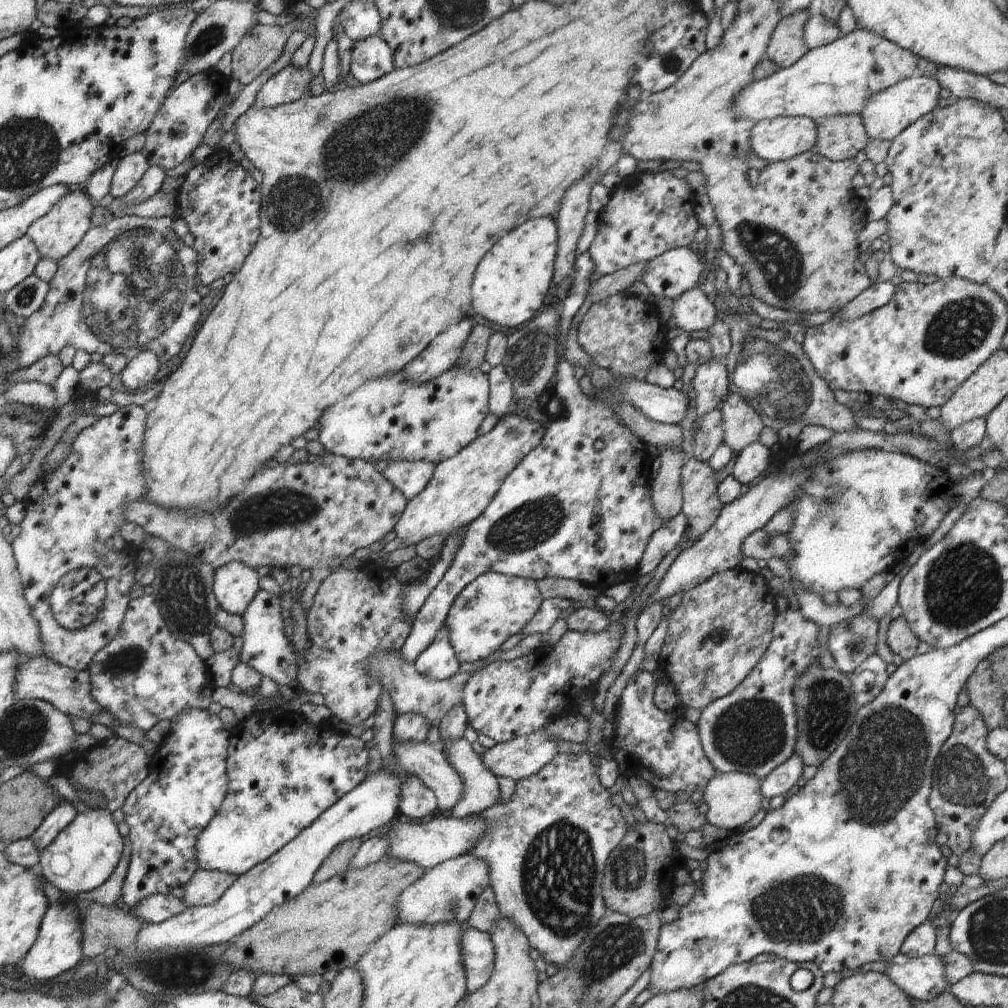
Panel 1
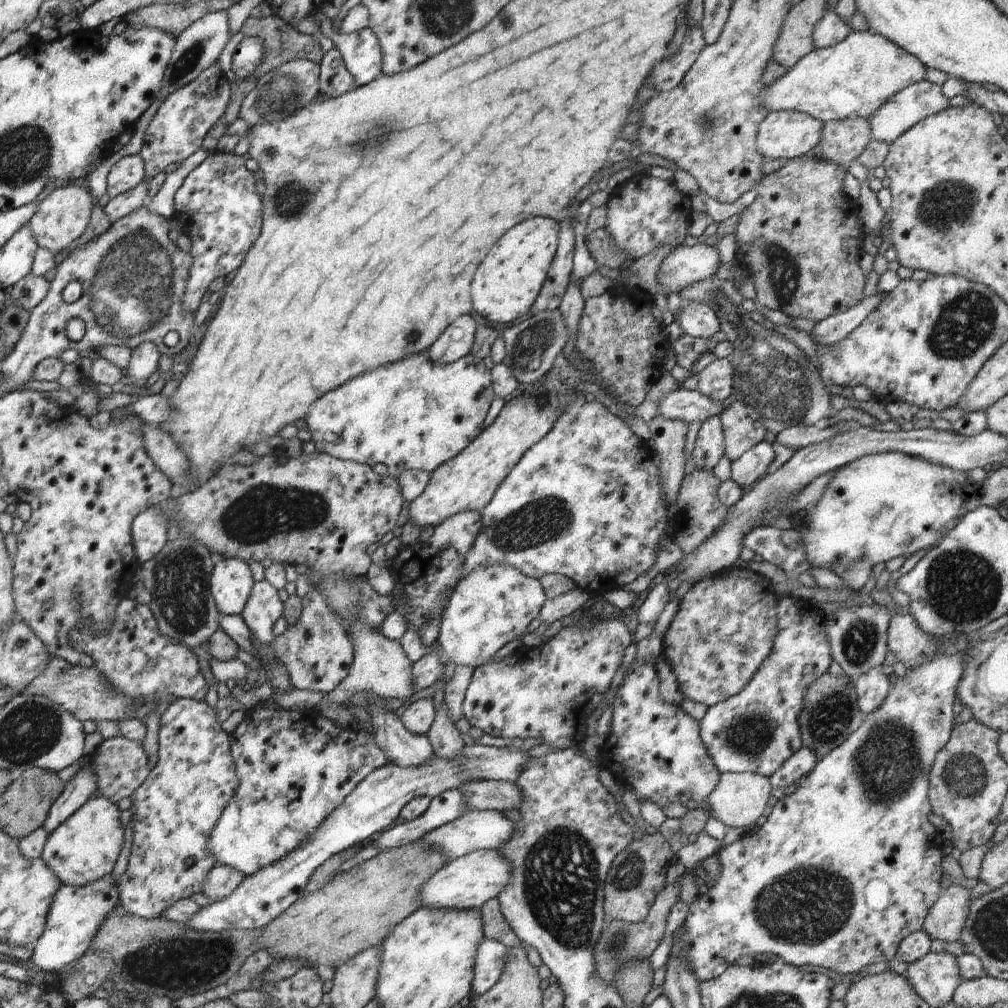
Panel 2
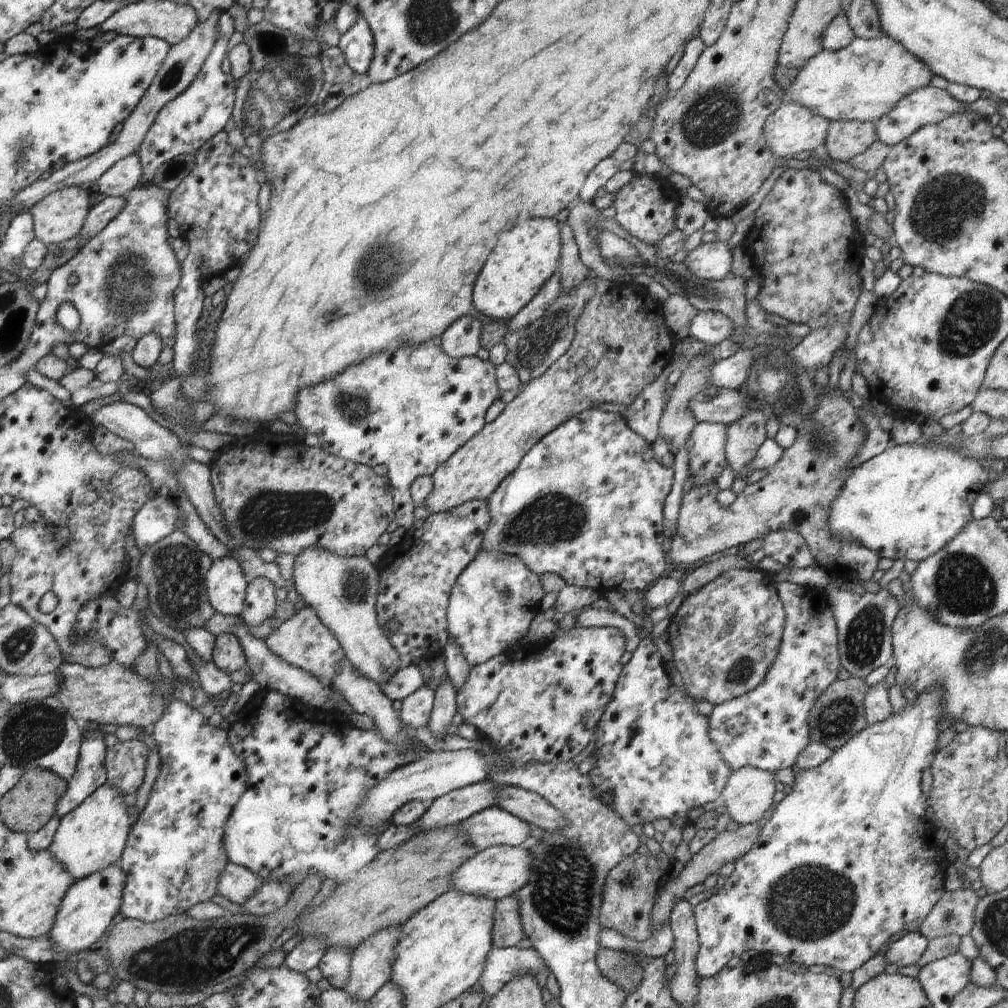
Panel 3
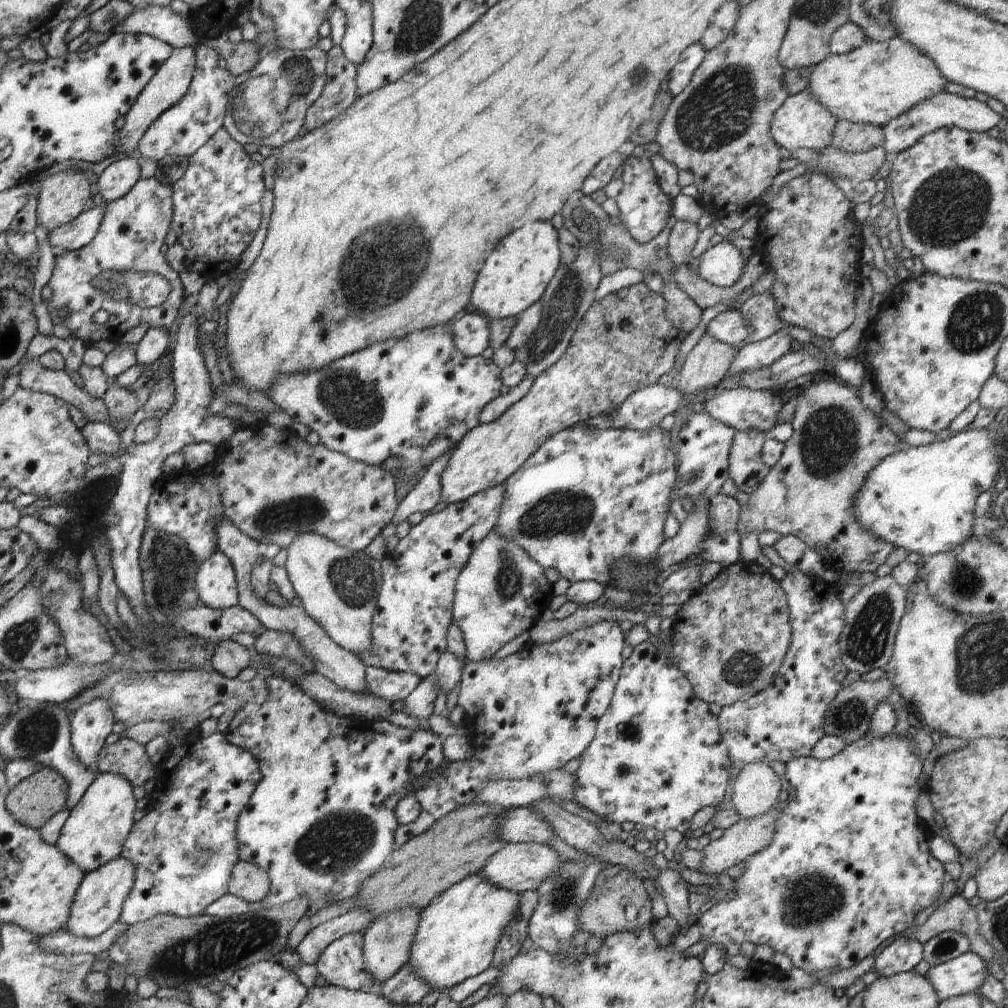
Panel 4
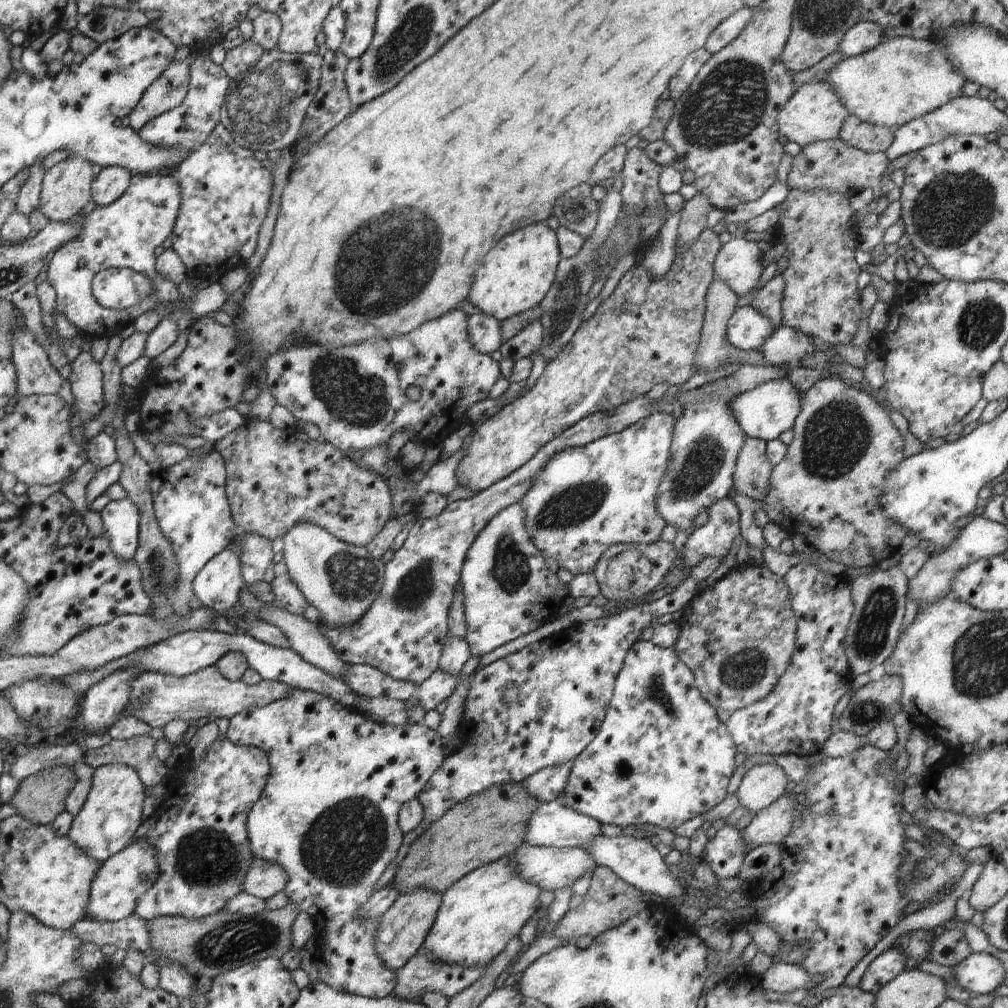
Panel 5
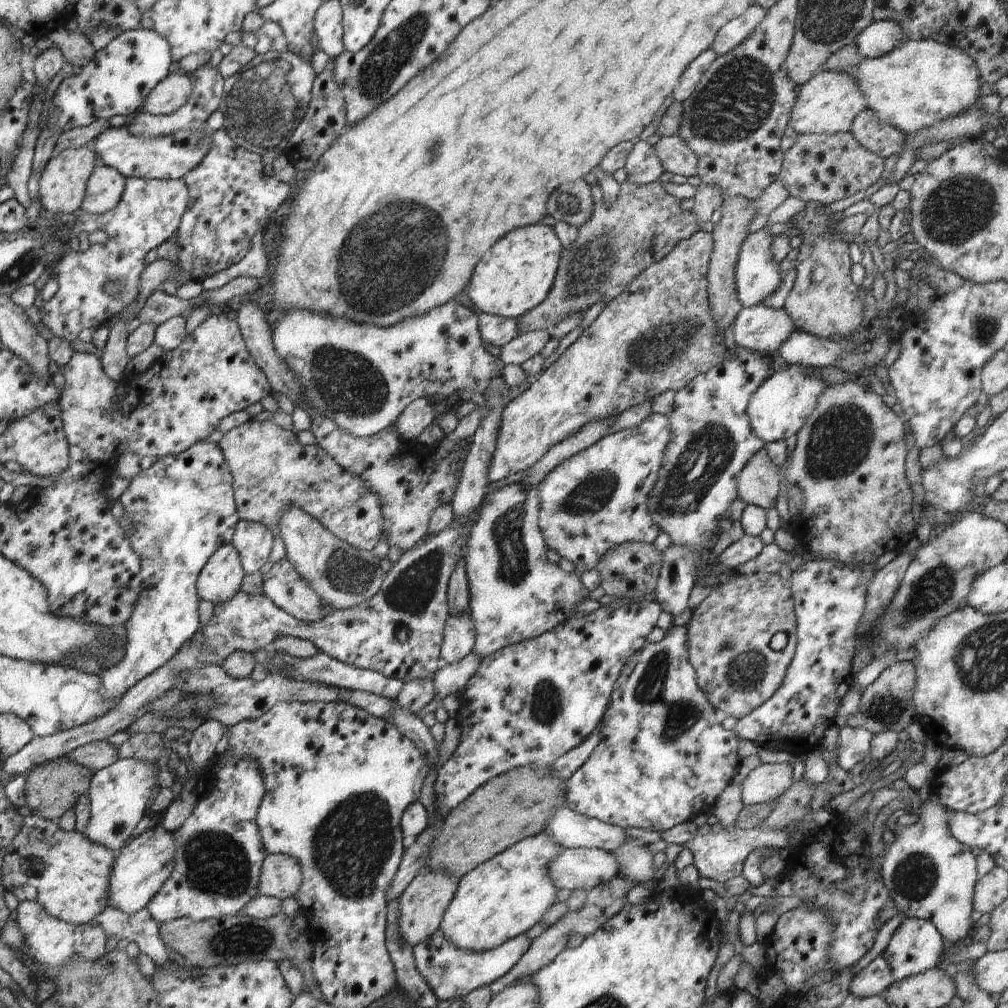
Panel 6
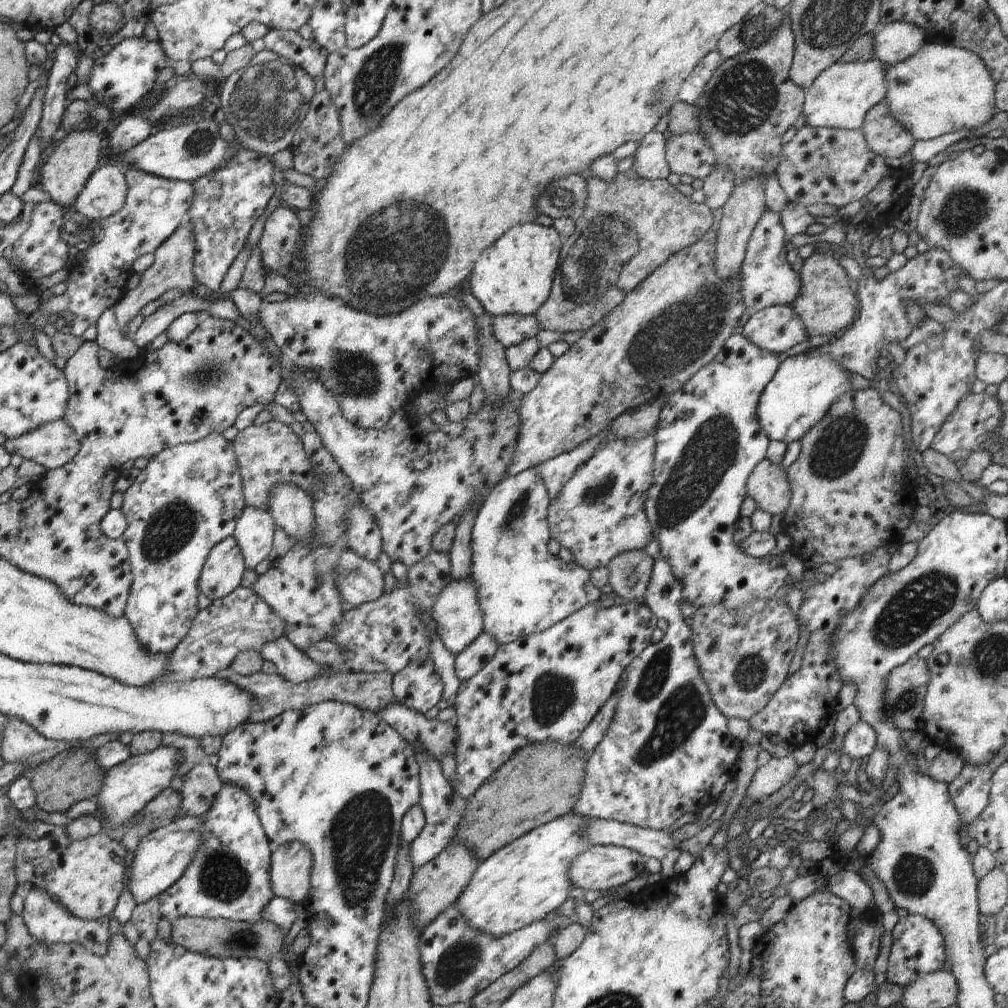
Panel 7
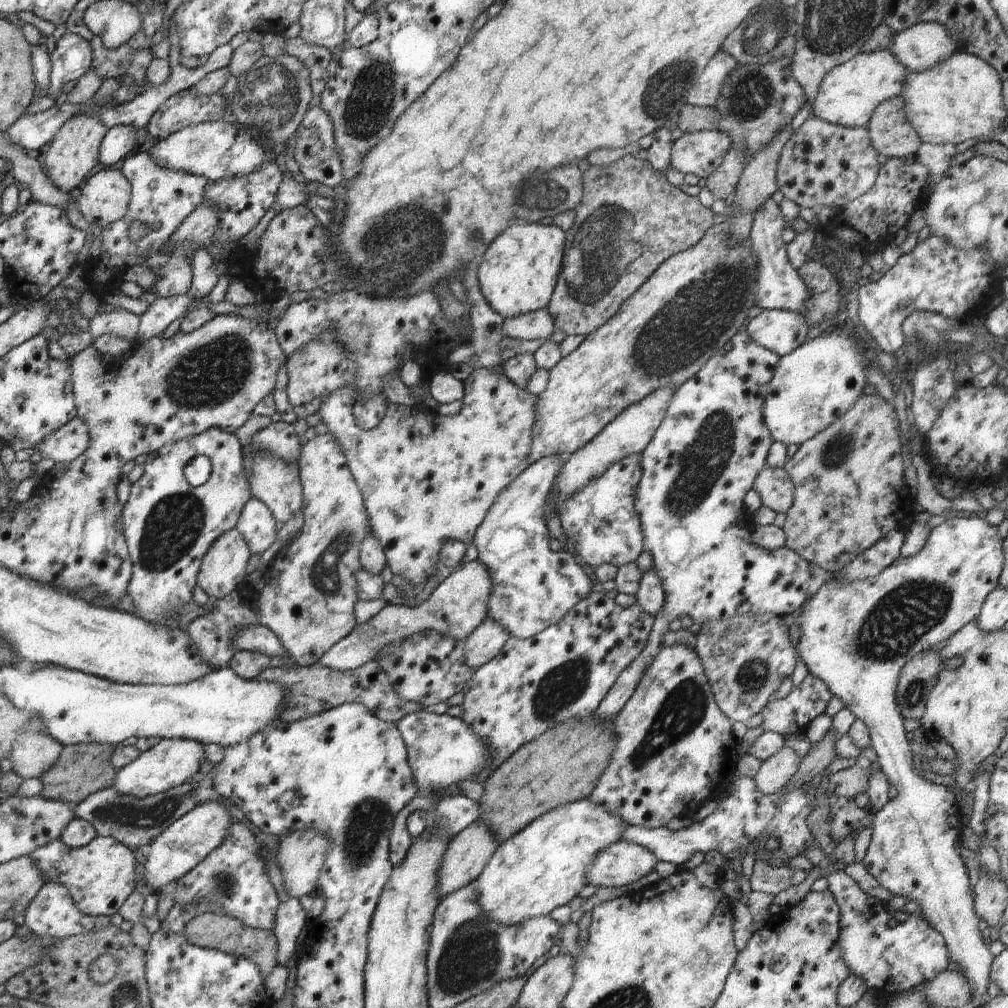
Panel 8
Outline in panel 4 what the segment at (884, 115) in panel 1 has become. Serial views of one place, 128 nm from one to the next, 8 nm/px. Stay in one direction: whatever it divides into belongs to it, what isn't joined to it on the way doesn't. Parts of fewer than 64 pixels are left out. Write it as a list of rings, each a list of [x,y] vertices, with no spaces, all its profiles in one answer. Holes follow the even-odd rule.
[[[944,91],[942,94],[936,94],[936,96],[916,104],[914,108],[910,108],[908,112],[904,112],[898,118],[889,120],[888,124],[882,127],[884,134],[883,147],[889,155],[900,154],[903,150],[914,146],[922,136],[926,136],[926,134],[930,134],[939,128],[954,128],[956,126],[956,128],[968,132],[986,133],[997,126],[1001,117],[1002,114],[996,113],[986,103],[976,98],[964,98],[959,94]]]

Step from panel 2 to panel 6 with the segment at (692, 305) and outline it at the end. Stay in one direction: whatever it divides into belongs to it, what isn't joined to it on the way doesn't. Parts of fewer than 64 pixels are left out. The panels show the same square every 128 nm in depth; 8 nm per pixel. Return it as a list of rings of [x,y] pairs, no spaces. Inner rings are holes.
[[[764,305],[744,307],[735,319],[735,344],[757,354],[778,350],[797,330],[786,310]]]

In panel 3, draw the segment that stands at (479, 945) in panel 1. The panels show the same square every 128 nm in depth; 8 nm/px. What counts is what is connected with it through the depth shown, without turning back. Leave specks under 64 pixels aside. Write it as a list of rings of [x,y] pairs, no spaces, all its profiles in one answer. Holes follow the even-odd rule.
[[[492,947],[484,964],[484,972],[479,978],[480,988],[487,998],[496,996],[500,988],[506,986],[512,978],[525,974],[535,976],[545,969],[549,970],[533,947]]]

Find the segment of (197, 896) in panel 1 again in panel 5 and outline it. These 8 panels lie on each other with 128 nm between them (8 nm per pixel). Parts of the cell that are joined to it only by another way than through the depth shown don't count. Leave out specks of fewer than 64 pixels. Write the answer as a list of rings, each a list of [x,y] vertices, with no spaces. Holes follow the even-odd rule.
[[[256,858],[250,864],[244,878],[244,893],[252,894],[262,900],[268,900],[278,892],[284,892],[288,882],[286,872],[280,864]]]

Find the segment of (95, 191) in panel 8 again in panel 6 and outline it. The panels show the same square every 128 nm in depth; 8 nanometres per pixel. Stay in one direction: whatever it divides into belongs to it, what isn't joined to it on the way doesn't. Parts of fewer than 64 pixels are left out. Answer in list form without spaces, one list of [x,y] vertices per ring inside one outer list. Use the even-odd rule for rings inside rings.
[[[110,166],[95,167],[87,180],[81,210],[84,213],[104,214],[118,206],[125,189],[125,176]]]

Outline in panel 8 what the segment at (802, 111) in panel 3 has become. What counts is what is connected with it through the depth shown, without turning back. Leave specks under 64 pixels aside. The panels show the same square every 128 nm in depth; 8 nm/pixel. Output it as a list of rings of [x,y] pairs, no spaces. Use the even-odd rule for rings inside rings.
[[[890,50],[858,53],[824,76],[820,90],[811,102],[812,116],[848,128],[864,127],[879,104],[902,94],[902,84],[908,72],[910,70],[904,68]]]

